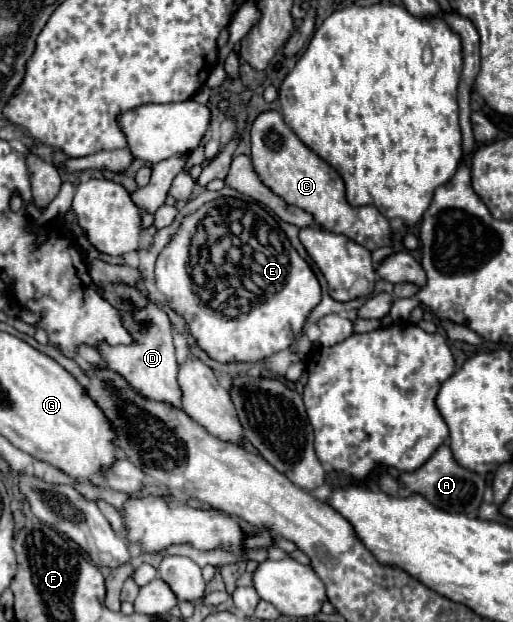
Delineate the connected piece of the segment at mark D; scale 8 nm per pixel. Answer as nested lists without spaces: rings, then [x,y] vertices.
[[[115,283],[115,285],[103,285],[99,287],[99,295],[107,299],[123,319],[123,327],[127,327],[129,335],[133,337],[131,345],[109,345],[99,343],[97,351],[101,359],[119,375],[123,375],[133,389],[137,389],[143,397],[165,401],[171,405],[181,407],[181,391],[177,385],[177,361],[175,361],[175,347],[171,337],[171,321],[167,313],[151,303],[147,297],[139,293],[137,287]]]

